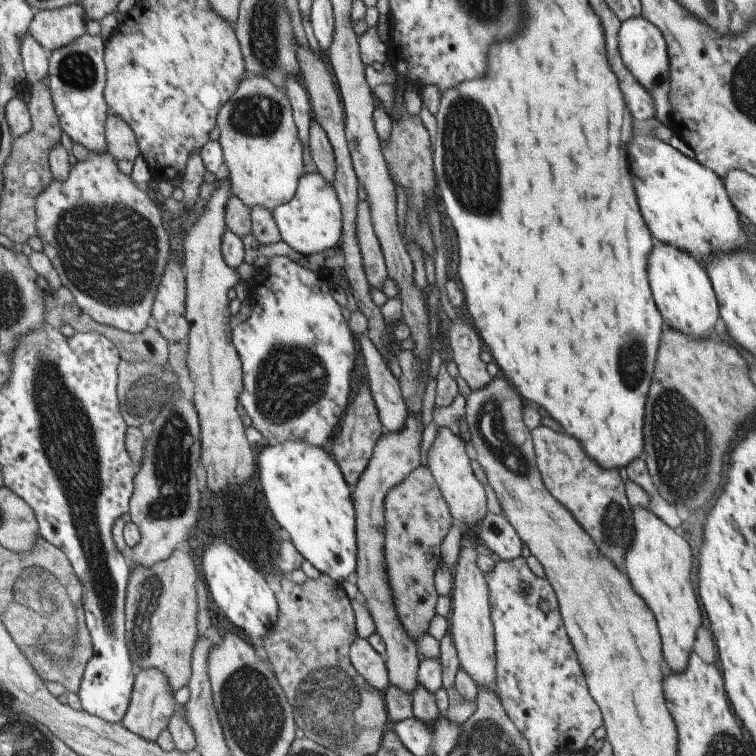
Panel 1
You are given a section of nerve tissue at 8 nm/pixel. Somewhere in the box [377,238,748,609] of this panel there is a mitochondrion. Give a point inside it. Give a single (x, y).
(677, 459)

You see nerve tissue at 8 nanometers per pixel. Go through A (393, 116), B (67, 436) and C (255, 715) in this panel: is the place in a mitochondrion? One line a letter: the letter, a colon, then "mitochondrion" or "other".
A: other
B: mitochondrion
C: mitochondrion

